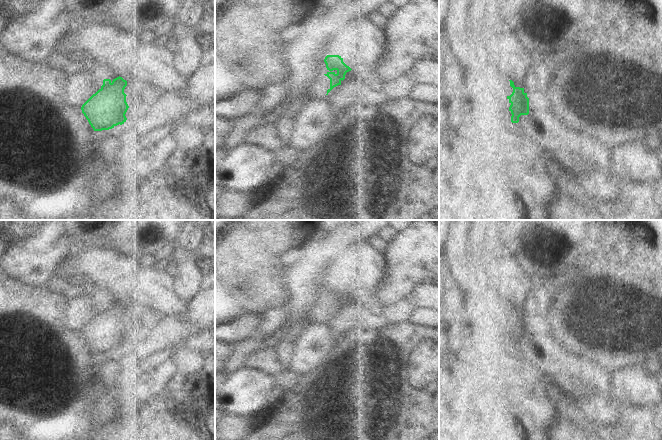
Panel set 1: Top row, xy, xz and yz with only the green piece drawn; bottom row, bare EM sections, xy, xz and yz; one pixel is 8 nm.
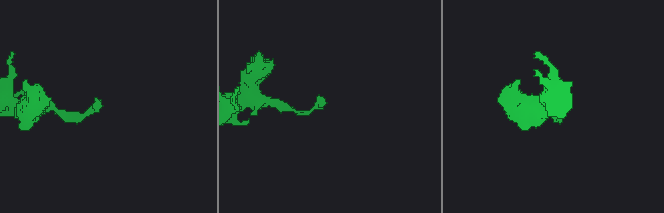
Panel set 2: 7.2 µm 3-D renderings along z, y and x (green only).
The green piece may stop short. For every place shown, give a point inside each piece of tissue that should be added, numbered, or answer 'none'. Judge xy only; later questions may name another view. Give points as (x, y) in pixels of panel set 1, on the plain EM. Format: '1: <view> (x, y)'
1: xy (133, 312)

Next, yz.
1: yz (475, 311)

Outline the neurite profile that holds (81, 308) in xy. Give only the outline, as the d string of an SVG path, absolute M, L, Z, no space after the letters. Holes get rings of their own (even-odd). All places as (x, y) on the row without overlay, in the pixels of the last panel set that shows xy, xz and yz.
M90 290L72 292L66 303L63 325L72 331L82 331L97 315L95 298Z

